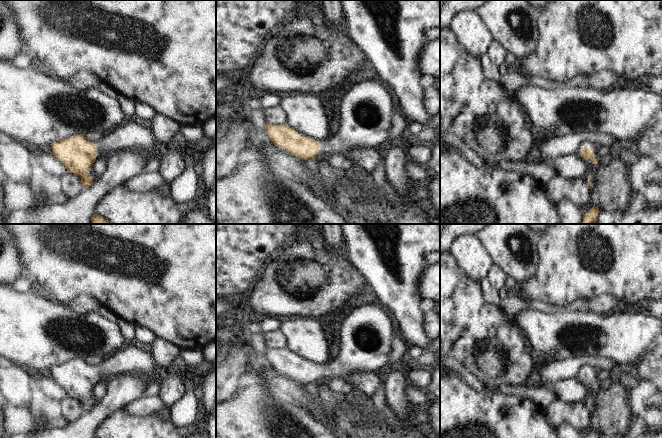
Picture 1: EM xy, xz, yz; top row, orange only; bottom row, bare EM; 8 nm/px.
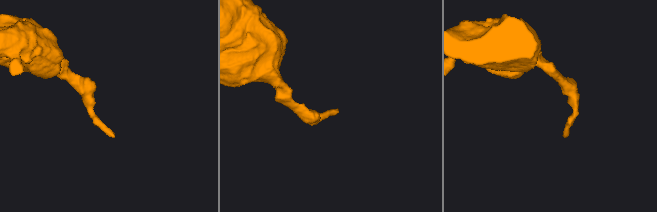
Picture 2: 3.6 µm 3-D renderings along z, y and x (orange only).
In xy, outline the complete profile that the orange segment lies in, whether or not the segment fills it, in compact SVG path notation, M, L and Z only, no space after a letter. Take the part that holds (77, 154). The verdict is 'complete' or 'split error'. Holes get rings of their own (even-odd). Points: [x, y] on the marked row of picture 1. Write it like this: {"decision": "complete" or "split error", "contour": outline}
{"decision": "split error", "contour": "M128 121L103 134L95 144L88 142L83 135L73 135L52 144L51 150L67 172L77 175L83 188L89 188L93 178L88 175L88 169L97 156L103 156L108 151L134 150L149 158L153 154L154 142L151 128Z"}

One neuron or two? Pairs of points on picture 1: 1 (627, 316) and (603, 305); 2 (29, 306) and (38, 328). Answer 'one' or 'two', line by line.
1: two
2: one

